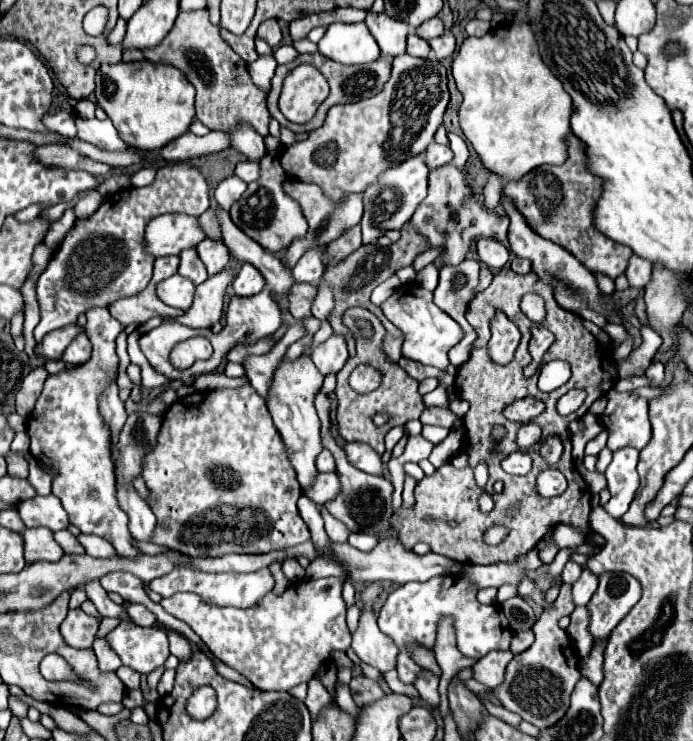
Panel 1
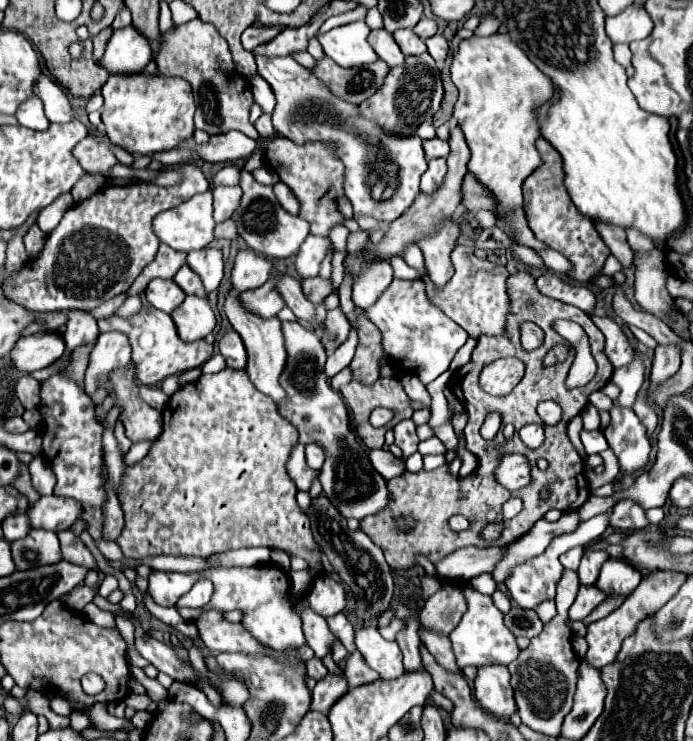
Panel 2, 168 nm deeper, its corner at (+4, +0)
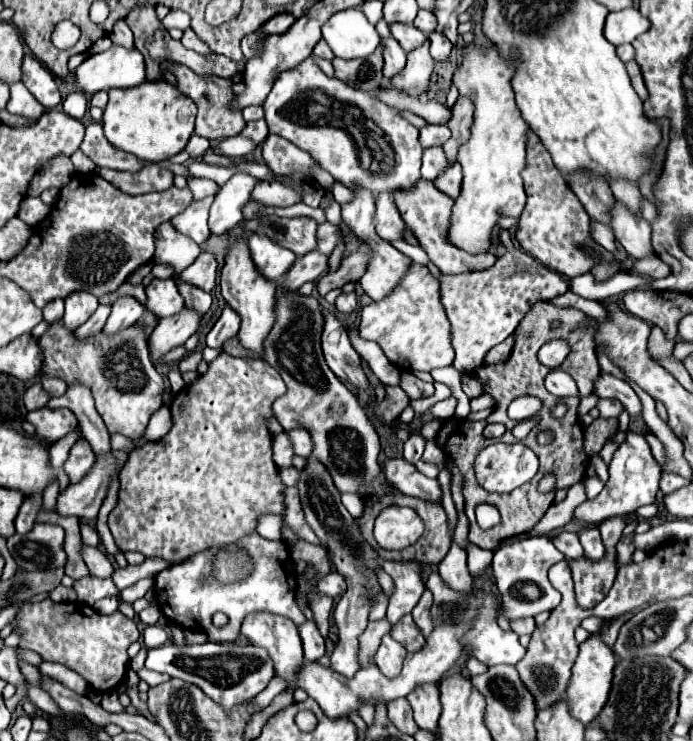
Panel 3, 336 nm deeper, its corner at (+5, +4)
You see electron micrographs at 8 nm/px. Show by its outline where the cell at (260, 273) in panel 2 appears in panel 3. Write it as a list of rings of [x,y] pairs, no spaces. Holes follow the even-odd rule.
[[[252,233],[248,237],[248,245],[250,245],[256,267],[260,269],[260,273],[264,277],[268,277],[272,281],[278,281],[280,277],[284,277],[296,261],[296,255],[290,249],[280,247],[266,235]]]

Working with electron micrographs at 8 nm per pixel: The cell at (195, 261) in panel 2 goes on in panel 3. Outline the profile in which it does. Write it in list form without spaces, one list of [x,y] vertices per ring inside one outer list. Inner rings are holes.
[[[200,253],[198,259],[190,267],[186,267],[178,277],[180,277],[180,281],[210,293],[216,285],[216,271],[218,271],[218,263],[216,263],[214,255]]]

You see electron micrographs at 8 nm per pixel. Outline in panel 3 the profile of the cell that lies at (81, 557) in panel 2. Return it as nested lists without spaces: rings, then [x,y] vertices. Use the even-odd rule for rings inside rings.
[[[84,545],[84,549],[82,549],[82,557],[84,557],[84,563],[88,565],[88,571],[90,571],[92,575],[102,577],[102,579],[112,577],[114,567],[112,567],[110,559],[108,559],[100,549],[90,547],[90,545]]]

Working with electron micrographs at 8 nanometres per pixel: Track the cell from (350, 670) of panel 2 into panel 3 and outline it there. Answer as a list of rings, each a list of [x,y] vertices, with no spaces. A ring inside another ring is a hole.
[[[380,619],[380,621],[370,621],[366,631],[360,635],[360,665],[366,667],[368,665],[368,659],[376,653],[380,641],[382,641],[382,635],[390,631],[390,623],[388,619]]]

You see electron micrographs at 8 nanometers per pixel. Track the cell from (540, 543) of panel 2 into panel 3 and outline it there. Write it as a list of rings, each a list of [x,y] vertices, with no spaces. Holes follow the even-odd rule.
[[[628,431],[626,441],[618,447],[618,451],[612,457],[608,471],[610,471],[610,479],[604,485],[602,493],[594,501],[584,501],[580,507],[576,507],[574,519],[580,521],[580,525],[598,525],[612,515],[632,515],[632,513],[636,513],[638,507],[654,503],[656,493],[660,489],[658,483],[660,483],[662,469],[656,463],[656,459],[652,457],[650,445],[646,443],[642,433]]]

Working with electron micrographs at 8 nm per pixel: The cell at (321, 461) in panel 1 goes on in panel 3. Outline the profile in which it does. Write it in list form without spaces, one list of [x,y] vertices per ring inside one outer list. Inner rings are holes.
[[[302,427],[290,429],[288,437],[292,441],[292,449],[294,449],[296,455],[308,457],[312,453],[312,437],[310,437],[310,433],[306,429],[302,429]]]

